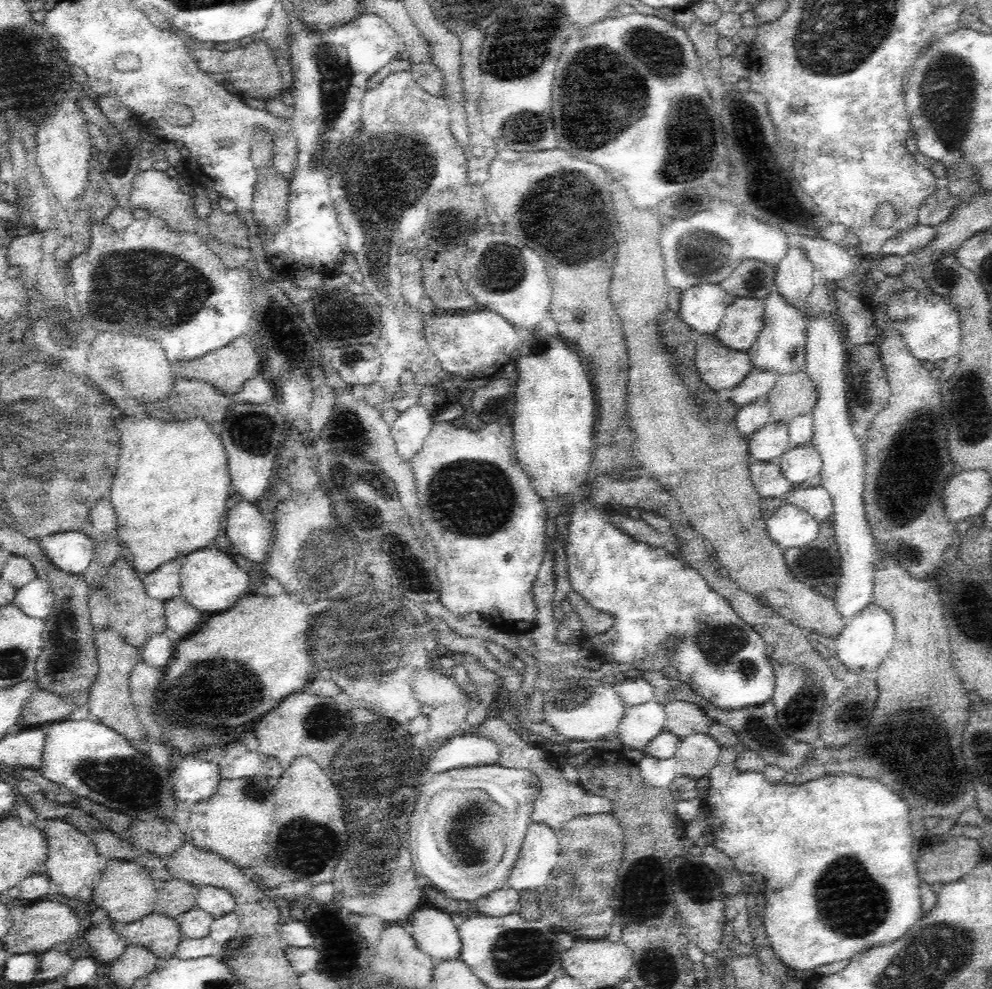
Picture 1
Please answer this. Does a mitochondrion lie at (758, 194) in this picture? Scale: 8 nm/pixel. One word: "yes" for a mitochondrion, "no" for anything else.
no

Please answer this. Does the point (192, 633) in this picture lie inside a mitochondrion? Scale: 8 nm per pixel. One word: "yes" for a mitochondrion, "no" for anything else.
no

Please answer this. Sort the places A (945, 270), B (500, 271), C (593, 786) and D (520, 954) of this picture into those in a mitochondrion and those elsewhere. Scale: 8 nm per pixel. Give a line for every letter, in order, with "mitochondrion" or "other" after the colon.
A: mitochondrion
B: mitochondrion
C: other
D: mitochondrion

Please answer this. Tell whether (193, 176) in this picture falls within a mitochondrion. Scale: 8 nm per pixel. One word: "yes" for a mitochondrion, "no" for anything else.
no

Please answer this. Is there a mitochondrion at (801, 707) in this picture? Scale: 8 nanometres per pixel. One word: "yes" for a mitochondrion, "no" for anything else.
yes

